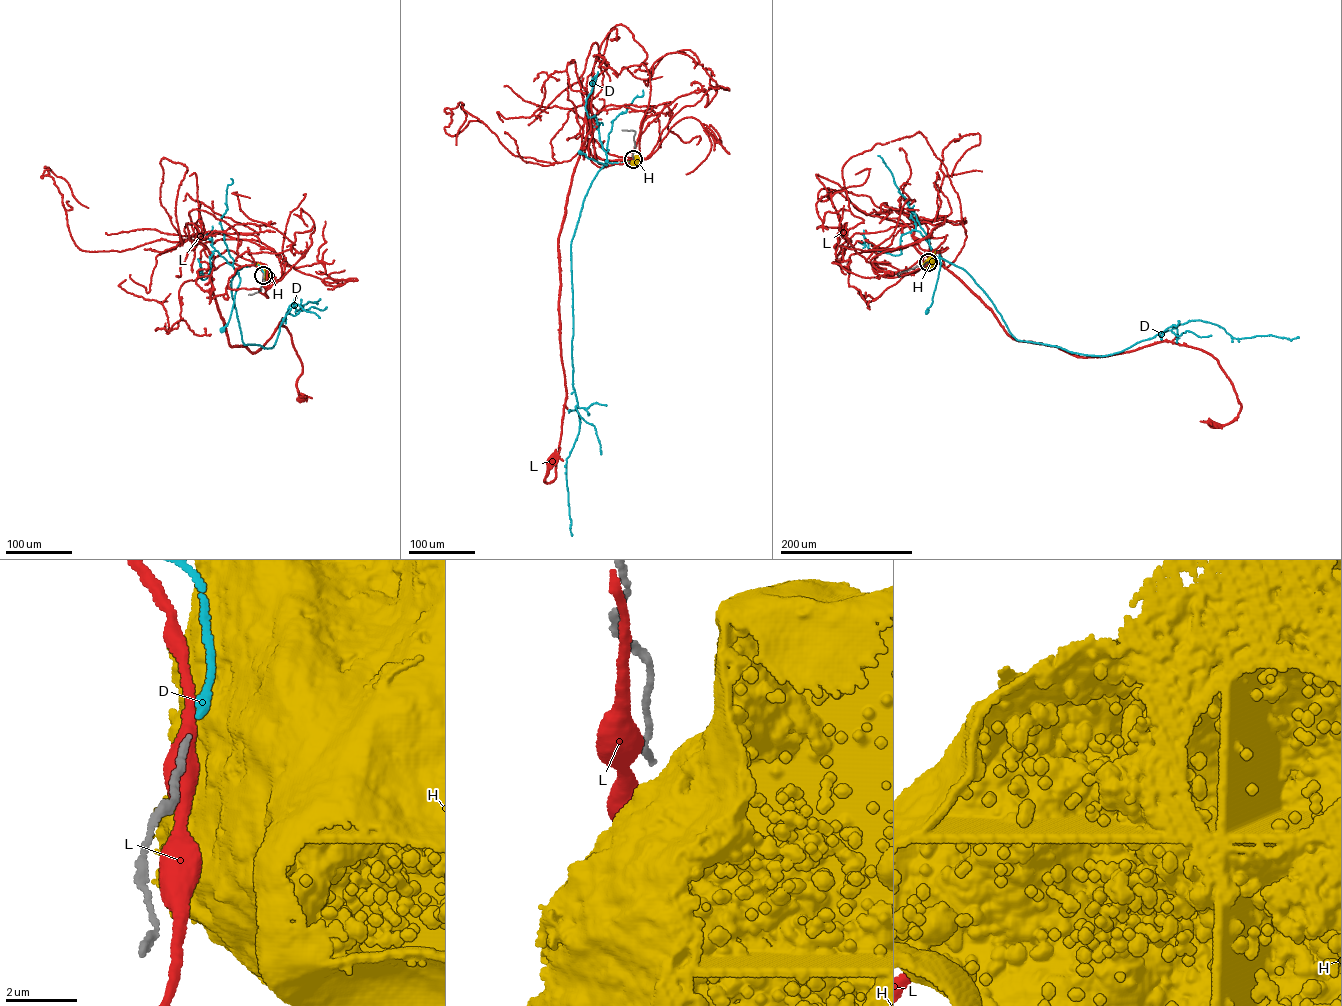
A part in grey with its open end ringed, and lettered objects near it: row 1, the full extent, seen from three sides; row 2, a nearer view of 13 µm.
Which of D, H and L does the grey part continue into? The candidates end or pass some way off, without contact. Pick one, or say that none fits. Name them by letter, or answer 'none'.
D

